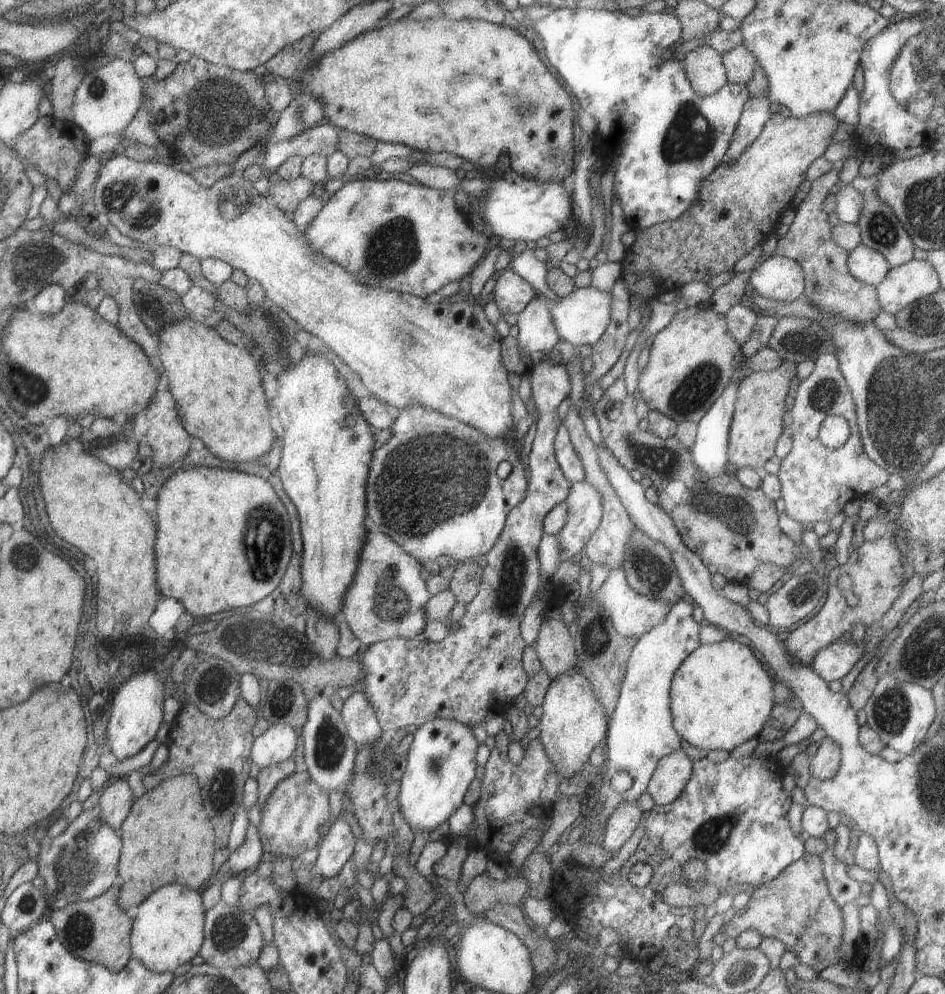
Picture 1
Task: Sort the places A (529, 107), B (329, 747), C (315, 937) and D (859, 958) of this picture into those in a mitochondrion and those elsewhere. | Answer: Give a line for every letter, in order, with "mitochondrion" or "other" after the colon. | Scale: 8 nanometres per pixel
A: mitochondrion
B: mitochondrion
C: other
D: other

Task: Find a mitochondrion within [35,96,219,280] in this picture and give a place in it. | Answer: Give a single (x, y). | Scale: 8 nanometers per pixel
(136, 204)

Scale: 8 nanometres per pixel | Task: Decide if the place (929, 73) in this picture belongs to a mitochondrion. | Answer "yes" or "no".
yes

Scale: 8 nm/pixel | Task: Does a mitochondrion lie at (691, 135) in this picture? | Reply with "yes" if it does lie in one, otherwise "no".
yes

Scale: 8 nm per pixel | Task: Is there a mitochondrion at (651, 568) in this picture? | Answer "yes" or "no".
yes

